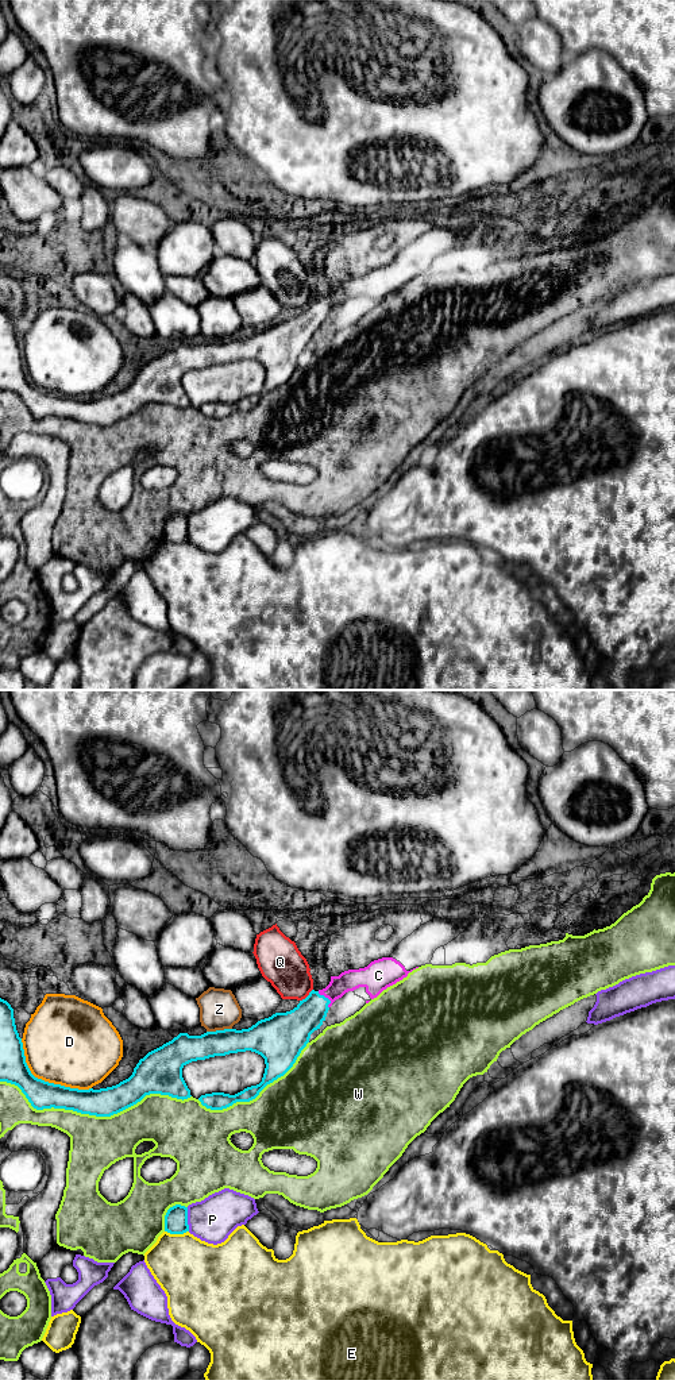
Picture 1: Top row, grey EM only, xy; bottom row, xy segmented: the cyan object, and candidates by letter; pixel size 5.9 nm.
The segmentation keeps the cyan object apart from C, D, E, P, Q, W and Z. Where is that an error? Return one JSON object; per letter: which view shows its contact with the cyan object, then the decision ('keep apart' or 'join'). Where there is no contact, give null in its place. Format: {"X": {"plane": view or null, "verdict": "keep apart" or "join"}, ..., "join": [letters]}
{"C": {"plane": "xy", "verdict": "join"}, "D": {"plane": "xy", "verdict": "keep apart"}, "E": {"plane": "xy", "verdict": "keep apart"}, "P": {"plane": "xy", "verdict": "keep apart"}, "Q": {"plane": "xy", "verdict": "keep apart"}, "W": {"plane": "xy", "verdict": "keep apart"}, "Z": {"plane": "xy", "verdict": "keep apart"}, "join": ["C"]}

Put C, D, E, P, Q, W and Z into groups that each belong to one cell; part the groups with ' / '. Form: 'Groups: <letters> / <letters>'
Groups: C / D / E / P / Q / W / Z

